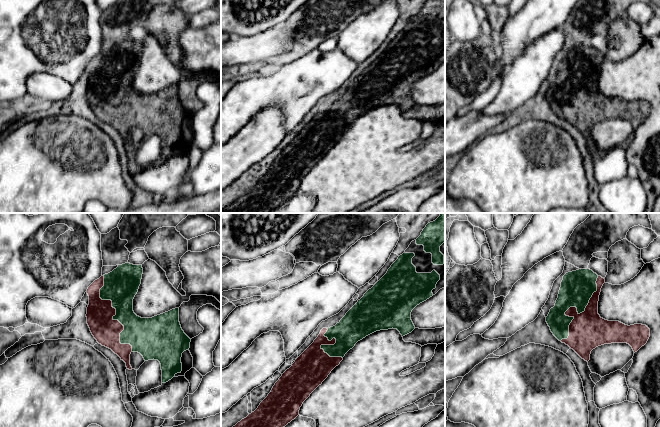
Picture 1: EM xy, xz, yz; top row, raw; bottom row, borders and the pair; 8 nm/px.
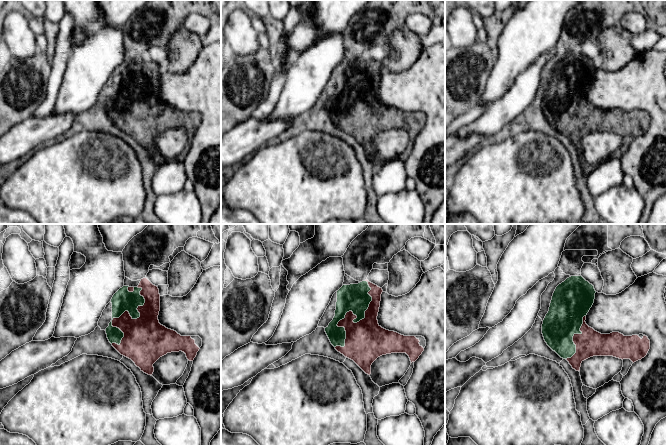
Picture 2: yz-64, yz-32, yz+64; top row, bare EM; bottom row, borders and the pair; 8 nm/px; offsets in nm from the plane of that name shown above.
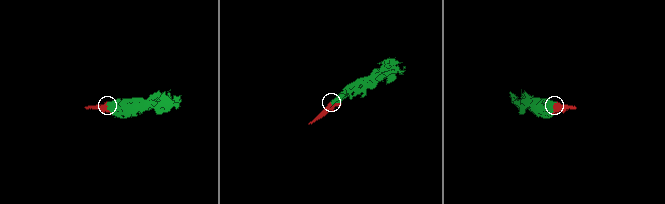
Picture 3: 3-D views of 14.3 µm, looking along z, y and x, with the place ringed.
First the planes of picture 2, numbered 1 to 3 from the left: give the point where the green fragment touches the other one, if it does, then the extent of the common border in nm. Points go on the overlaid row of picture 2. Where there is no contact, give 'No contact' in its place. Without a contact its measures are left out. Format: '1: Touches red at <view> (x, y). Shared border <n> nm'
1: Touches red at yz-64 (125, 311). Shared border 500 nm
2: Touches red at yz-32 (353, 314). Shared border 600 nm
3: Touches red at yz+64 (573, 336). Shared border 400 nm

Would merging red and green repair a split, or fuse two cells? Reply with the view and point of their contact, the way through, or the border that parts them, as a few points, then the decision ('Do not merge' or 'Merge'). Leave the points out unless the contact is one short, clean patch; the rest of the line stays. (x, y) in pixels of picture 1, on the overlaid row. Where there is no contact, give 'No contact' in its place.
Touches red at xy (115, 314). Merge

